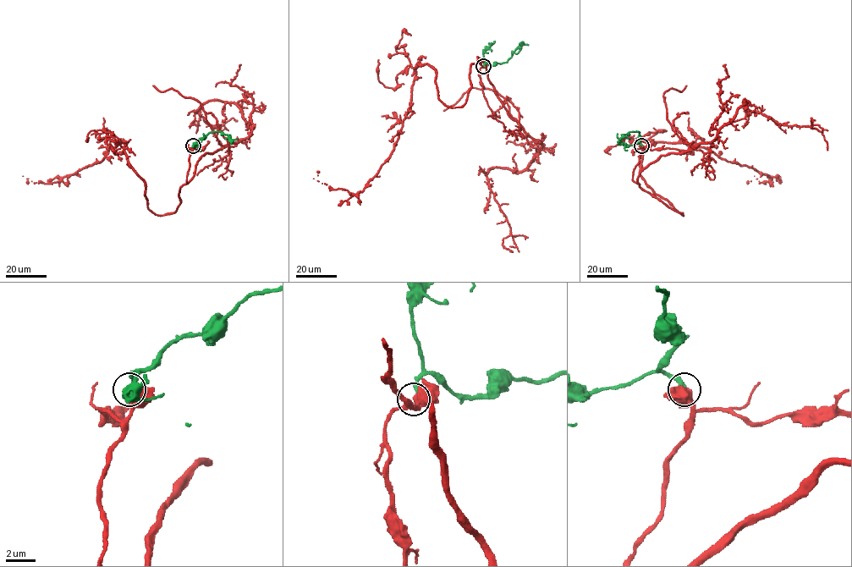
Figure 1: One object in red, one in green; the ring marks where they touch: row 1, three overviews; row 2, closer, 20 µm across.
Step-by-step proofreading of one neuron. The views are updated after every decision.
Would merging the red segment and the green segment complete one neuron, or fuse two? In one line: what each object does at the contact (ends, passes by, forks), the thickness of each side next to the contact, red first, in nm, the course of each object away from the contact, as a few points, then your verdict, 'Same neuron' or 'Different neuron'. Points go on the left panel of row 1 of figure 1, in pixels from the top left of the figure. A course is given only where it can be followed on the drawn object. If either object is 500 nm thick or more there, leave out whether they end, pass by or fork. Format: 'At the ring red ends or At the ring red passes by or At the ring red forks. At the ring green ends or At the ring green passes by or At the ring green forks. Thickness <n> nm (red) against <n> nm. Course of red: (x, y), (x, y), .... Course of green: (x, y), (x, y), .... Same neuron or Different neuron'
Thickness 650 nm (red) against 320 nm. Course of red: (193, 145), (180, 203), (168, 214), (148, 208), (123, 142), (56, 182), (27, 184). Course of green: (193, 145), (200, 138), (216, 131), (221, 131), (229, 139), (237, 139). Same neuron

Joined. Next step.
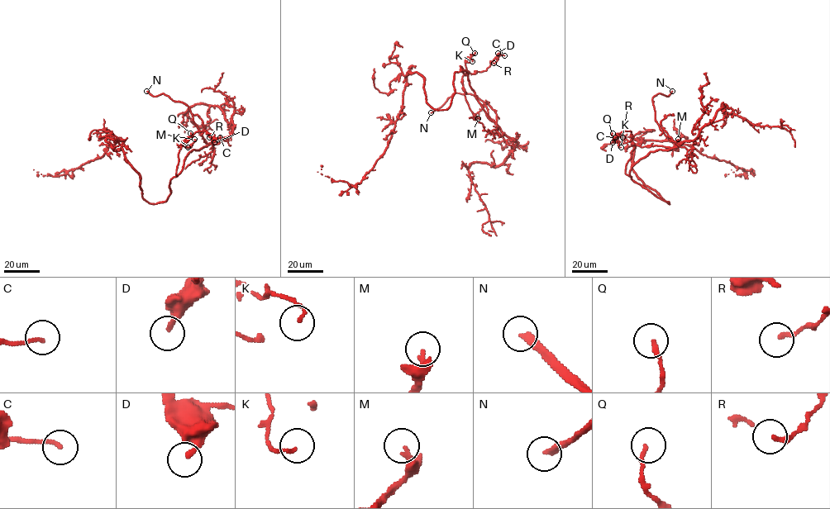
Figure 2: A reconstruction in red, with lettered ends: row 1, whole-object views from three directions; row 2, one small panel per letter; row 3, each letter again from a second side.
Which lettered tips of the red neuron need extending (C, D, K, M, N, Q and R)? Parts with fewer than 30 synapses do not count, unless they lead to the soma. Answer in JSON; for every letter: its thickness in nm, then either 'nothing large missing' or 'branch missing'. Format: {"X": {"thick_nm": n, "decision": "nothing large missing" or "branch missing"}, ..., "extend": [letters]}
{"C": {"thick_nm": 140, "decision": "nothing large missing"}, "D": {"thick_nm": 240, "decision": "nothing large missing"}, "K": {"thick_nm": 130, "decision": "nothing large missing"}, "M": {"thick_nm": 240, "decision": "branch missing"}, "N": {"thick_nm": 280, "decision": "branch missing"}, "Q": {"thick_nm": 180, "decision": "nothing large missing"}, "R": {"thick_nm": 200, "decision": "nothing large missing"}, "extend": ["M", "N"]}

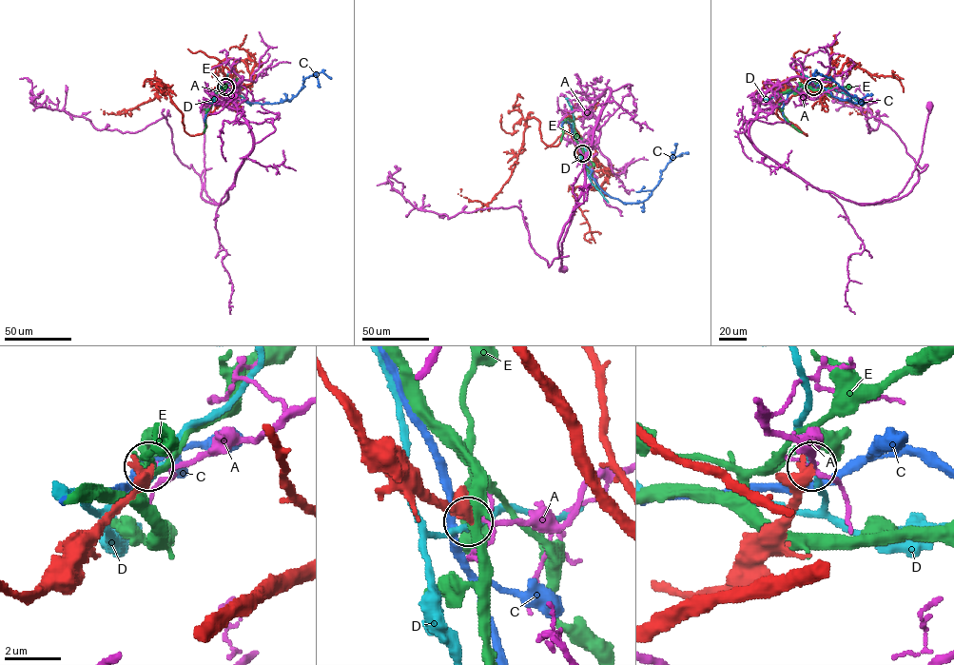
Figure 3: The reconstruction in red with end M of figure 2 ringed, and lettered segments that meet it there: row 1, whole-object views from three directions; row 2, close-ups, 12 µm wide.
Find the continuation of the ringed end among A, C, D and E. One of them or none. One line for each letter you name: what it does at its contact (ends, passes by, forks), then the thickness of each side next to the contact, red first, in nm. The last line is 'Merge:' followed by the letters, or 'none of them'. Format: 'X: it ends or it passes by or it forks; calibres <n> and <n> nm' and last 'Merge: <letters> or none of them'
Merge: none of them

